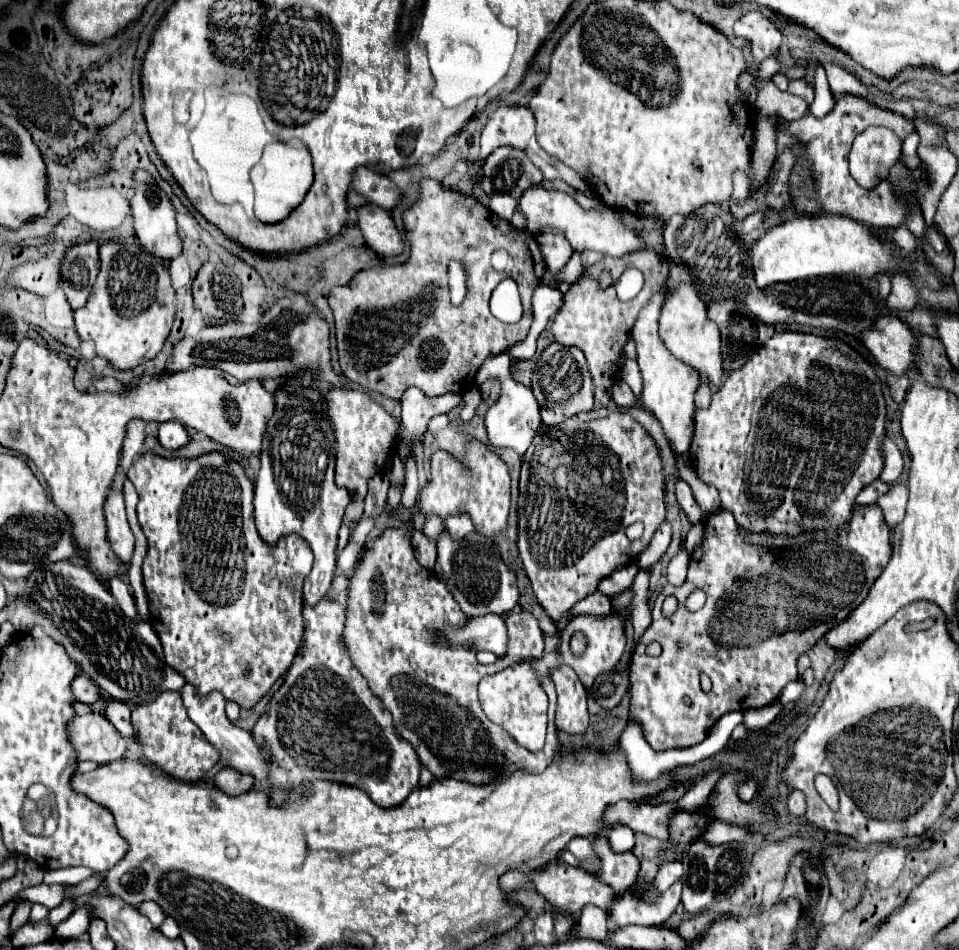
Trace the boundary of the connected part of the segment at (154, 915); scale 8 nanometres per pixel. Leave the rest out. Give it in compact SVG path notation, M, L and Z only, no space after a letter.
M141 903L141 905L137 905L139 907L139 911L143 911L149 919L151 919L151 923L155 925L155 927L159 927L161 925L161 921L165 921L165 911L157 905L157 903Z

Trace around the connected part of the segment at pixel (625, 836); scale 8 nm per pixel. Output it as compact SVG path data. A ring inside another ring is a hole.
M615 823L607 831L607 837L609 837L609 843L611 843L613 851L617 851L617 853L631 851L633 845L635 845L635 833L627 825L623 825L623 823Z

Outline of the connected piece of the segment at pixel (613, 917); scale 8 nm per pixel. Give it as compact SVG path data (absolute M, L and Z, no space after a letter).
M675 883L667 891L663 891L657 901L643 901L637 895L637 885L633 885L623 895L619 895L615 905L611 907L607 929L613 931L615 927L625 927L631 923L661 927L671 917L679 901L681 901L681 883Z

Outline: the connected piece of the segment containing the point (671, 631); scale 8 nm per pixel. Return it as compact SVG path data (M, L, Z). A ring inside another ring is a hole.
M877 503L873 505L861 505L855 509L853 517L851 517L851 523L847 529L841 531L841 535L837 535L837 543L833 545L833 537L831 539L821 539L821 533L815 533L815 535L801 535L797 539L793 539L793 549L785 549L785 551L779 551L779 553L771 553L771 551L765 551L765 549L759 549L759 547L753 547L753 545L747 545L741 541L739 537L739 529L737 529L737 523L733 519L733 515L729 511L719 511L717 515L711 515L705 519L705 539L701 543L701 547L691 555L691 563L689 563L689 575L687 575L687 581L681 585L681 587L671 587L671 585L665 585L663 591L659 593L655 605L653 605L653 623L651 627L643 633L643 637L639 639L637 647L635 647L635 653L633 653L633 659L631 659L631 667L629 667L629 677L631 677L631 719L635 719L637 723L641 723L641 729L643 729L643 735L645 739L649 739L649 745L655 749L655 751L667 751L667 749L685 749L685 747L691 747L691 745L697 745L701 743L709 729L719 721L719 717L723 717L725 713L729 711L747 711L747 709L753 709L753 707L765 707L773 701L777 701L777 697L781 695L781 689L789 683L789 681L795 681L799 677L797 673L797 659L807 653L825 633L827 629L835 627L837 623L841 623L843 619L847 619L859 605L861 601L867 597L871 585L875 583L877 575L881 575L881 571L885 569L889 557L891 557L891 543L889 543L889 527L885 525L885 519L881 515L881 507L877 507ZM695 589L701 589L705 595L707 595L707 603L701 611L697 613L691 613L687 607L685 607L685 601L687 597L695 591ZM669 595L675 595L677 601L679 601L679 611L675 613L673 619L665 619L661 615L661 605L663 605L663 599L669 597ZM711 631L765 631L765 641L759 641L757 645L753 647L739 647L739 645L725 645L721 641L715 641ZM651 641L659 641L663 645L663 653L659 657L647 657L645 655L645 647L647 643ZM705 673L709 675L713 687L709 693L701 691L701 685L699 685L699 675Z

